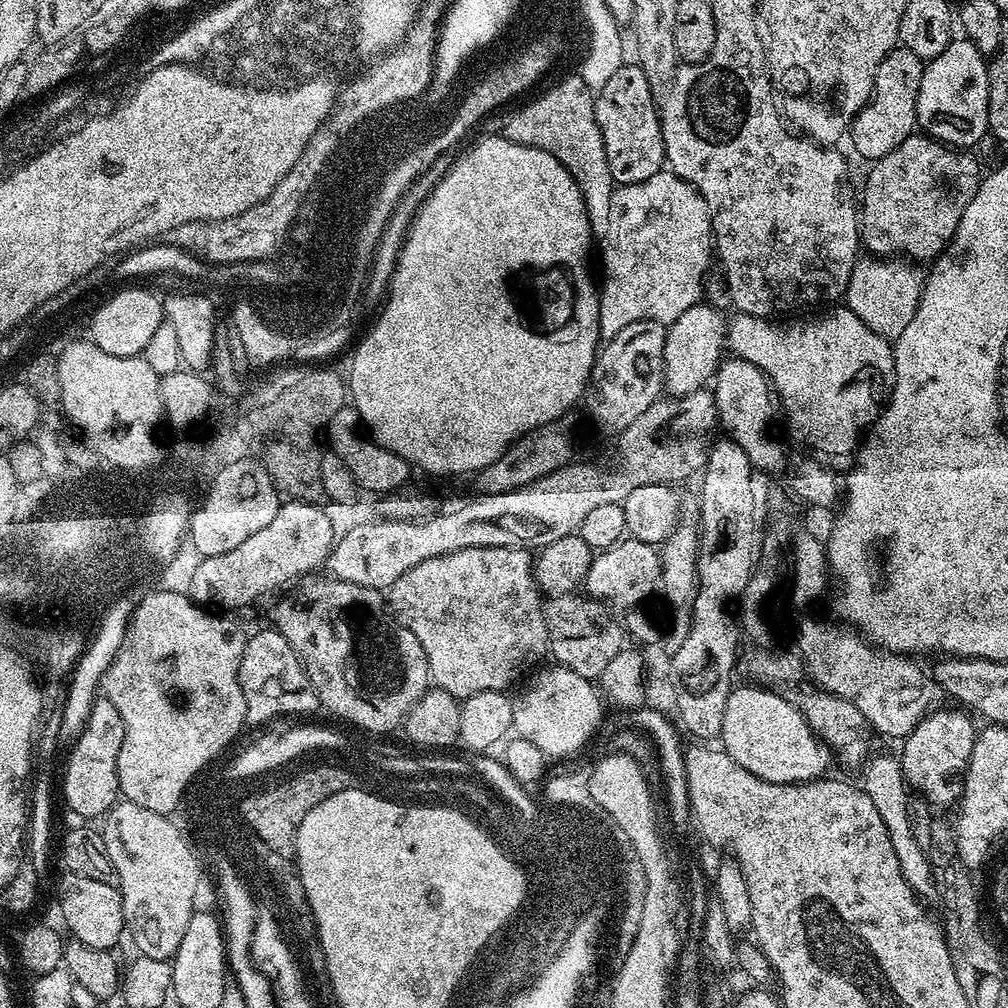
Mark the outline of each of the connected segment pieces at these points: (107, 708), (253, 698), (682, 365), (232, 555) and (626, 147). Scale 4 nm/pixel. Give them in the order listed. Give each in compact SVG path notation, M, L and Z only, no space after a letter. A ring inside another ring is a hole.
M98 698L90 710L90 718L82 734L71 745L68 769L64 772L64 800L80 816L103 817L117 803L120 783L116 767L118 750L122 750L124 723L122 714L114 710L114 702Z
M266 628L266 630L258 631L254 636L247 637L242 662L239 666L239 682L246 702L244 717L249 725L264 724L278 714L310 712L315 707L319 707L319 695L313 685L308 683L307 676L300 669L299 658L294 654L290 644L286 642L286 638L276 629ZM276 652L284 652L284 656L276 656ZM264 656L272 656L272 660L264 660ZM280 664L288 664L291 669L283 681L278 678L276 672Z
M707 302L690 306L686 314L678 314L674 323L667 325L666 328L663 391L672 398L701 391L715 377L716 367L720 364L725 352L725 317L720 317Z
M285 499L272 521L250 534L246 542L234 546L234 550L226 550L226 554L203 557L194 571L187 595L201 606L215 606L220 610L244 608L275 588L283 589L315 573L312 571L319 564L321 567L321 558L327 557L334 543L332 520L322 509L320 504ZM316 556L320 556L320 560Z
M625 62L616 70L594 96L594 118L598 118L598 130L602 130L602 142L606 146L606 162L610 162L612 183L633 184L654 178L665 167L662 126L657 99L642 74L640 65Z

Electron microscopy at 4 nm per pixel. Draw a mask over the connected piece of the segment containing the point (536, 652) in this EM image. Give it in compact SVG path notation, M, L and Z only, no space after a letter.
M523 546L518 548L467 548L458 550L454 554L426 558L426 562L418 562L418 566L414 566L414 570L406 570L406 574L402 574L402 578L398 578L398 582L394 582L391 588L387 589L386 599L392 615L396 617L401 626L410 630L410 634L414 634L414 638L418 638L418 642L422 642L422 650L426 654L428 670L435 687L446 690L454 697L463 698L479 692L504 692L527 668L535 669L540 664L539 660L543 656L549 655L548 631L544 621L542 593L540 587L536 585L534 556L529 549Z

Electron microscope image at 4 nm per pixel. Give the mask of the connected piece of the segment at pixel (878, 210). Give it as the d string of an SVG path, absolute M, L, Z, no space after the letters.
M913 134L902 142L890 154L875 161L868 172L868 181L864 184L864 204L862 200L862 244L869 248L876 258L907 258L912 262L920 260L935 261L936 257L948 247L952 236L958 230L958 222L970 206L970 198L978 190L982 179L980 164L968 150L953 148L933 136Z

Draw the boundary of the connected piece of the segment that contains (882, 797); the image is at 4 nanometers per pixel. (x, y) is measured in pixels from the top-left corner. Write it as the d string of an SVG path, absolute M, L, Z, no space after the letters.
M880 752L877 756L876 753L869 755L862 769L862 775L864 775L862 781L864 793L870 798L870 802L874 802L878 814L882 814L882 822L886 822L886 830L890 834L890 846L894 846L894 854L898 854L898 866L902 870L902 878L906 878L906 882L916 891L921 901L939 901L940 891L936 889L932 867L926 854L922 854L922 846L918 846L918 838L914 838L910 807L908 808L910 789L900 768L899 759L888 752Z

